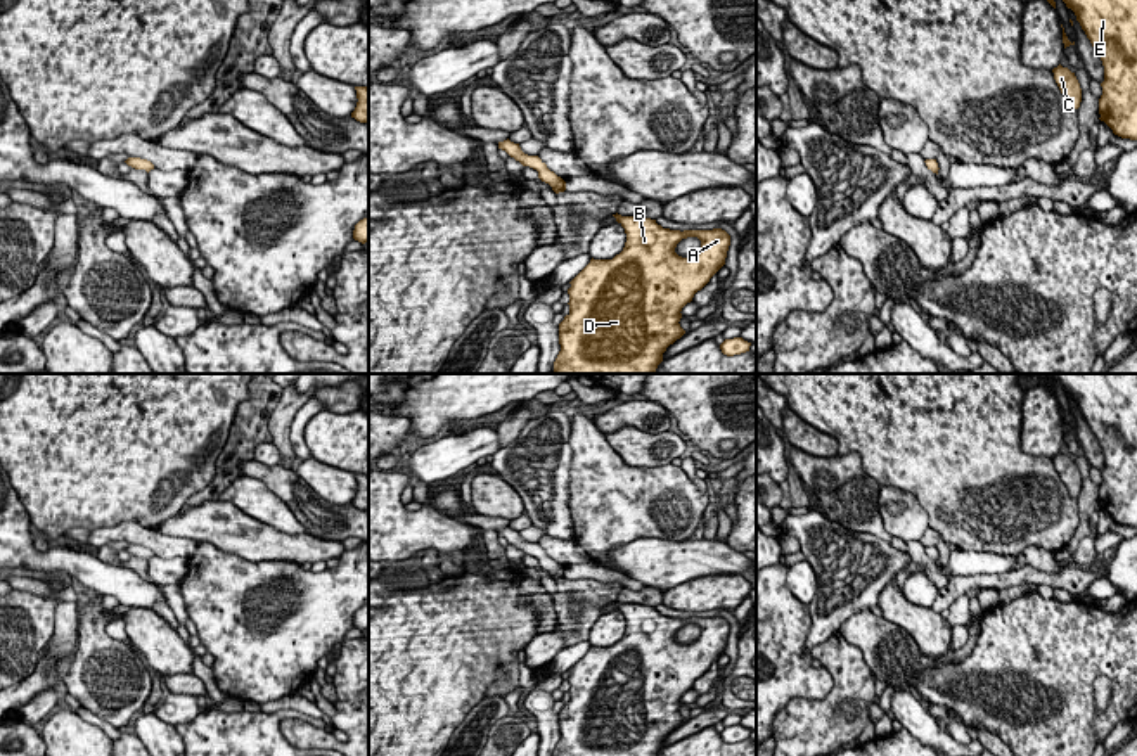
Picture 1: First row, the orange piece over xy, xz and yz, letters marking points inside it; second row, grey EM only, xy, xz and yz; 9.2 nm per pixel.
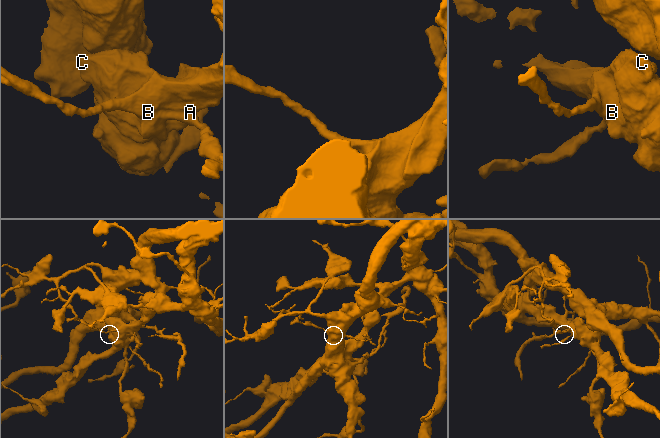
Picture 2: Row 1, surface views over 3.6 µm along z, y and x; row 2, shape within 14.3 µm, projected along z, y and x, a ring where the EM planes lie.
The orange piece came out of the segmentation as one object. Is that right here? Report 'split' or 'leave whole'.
split

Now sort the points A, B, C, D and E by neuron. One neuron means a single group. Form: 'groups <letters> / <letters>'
groups A B C D / E

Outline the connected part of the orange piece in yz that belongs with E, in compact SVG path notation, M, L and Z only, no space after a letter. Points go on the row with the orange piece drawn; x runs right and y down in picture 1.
M1063 0L1104 66L1099 114L1115 135L1137 140L1137 0Z

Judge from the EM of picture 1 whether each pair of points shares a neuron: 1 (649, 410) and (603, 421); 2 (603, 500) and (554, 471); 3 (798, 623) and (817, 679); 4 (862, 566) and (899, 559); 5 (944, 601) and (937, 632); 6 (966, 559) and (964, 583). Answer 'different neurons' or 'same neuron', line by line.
1: same neuron
2: different neurons
3: same neuron
4: same neuron
5: different neurons
6: different neurons

